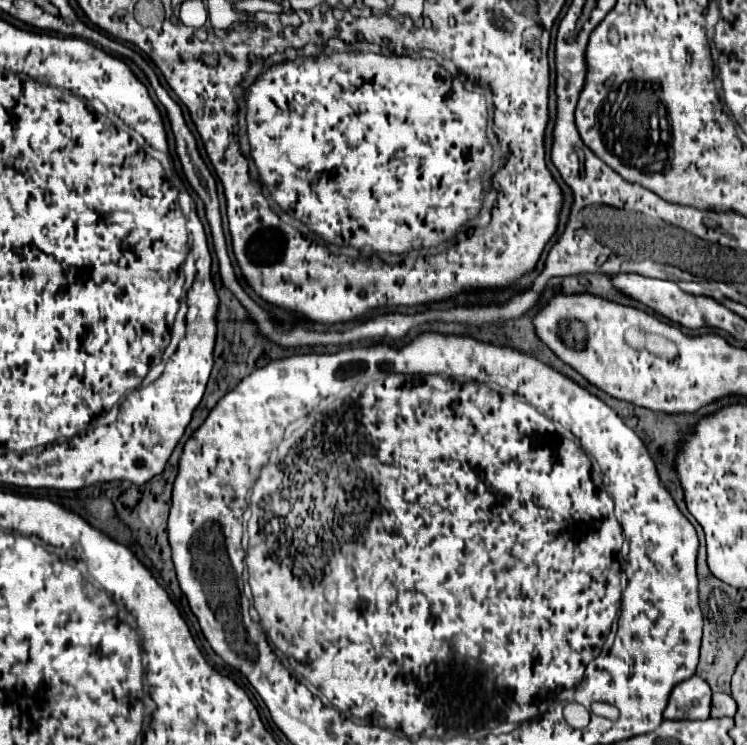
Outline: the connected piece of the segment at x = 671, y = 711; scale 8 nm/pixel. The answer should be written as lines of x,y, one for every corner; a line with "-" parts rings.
692,676
674,686
668,706
664,710
666,720
706,720
710,718
710,686

